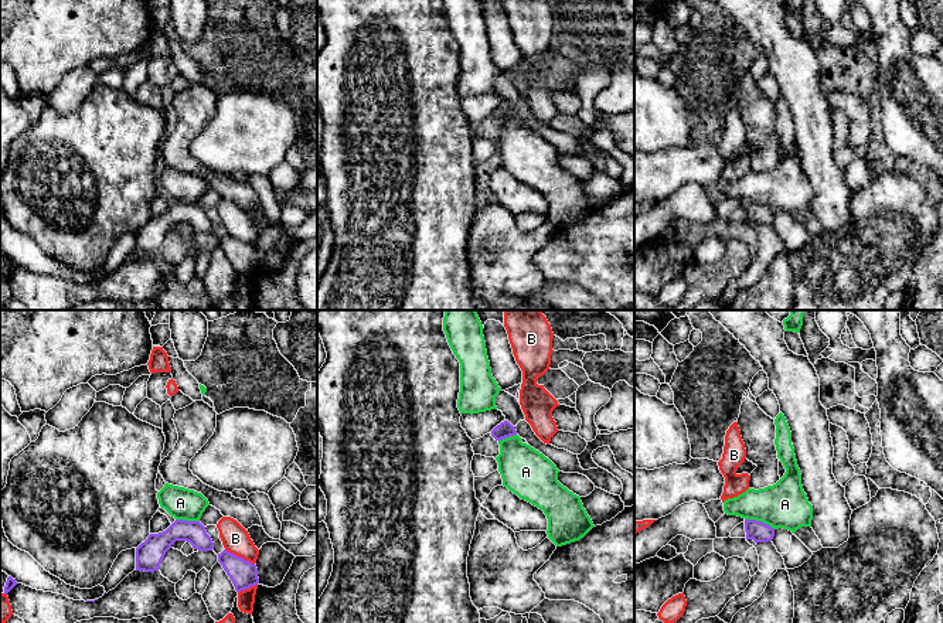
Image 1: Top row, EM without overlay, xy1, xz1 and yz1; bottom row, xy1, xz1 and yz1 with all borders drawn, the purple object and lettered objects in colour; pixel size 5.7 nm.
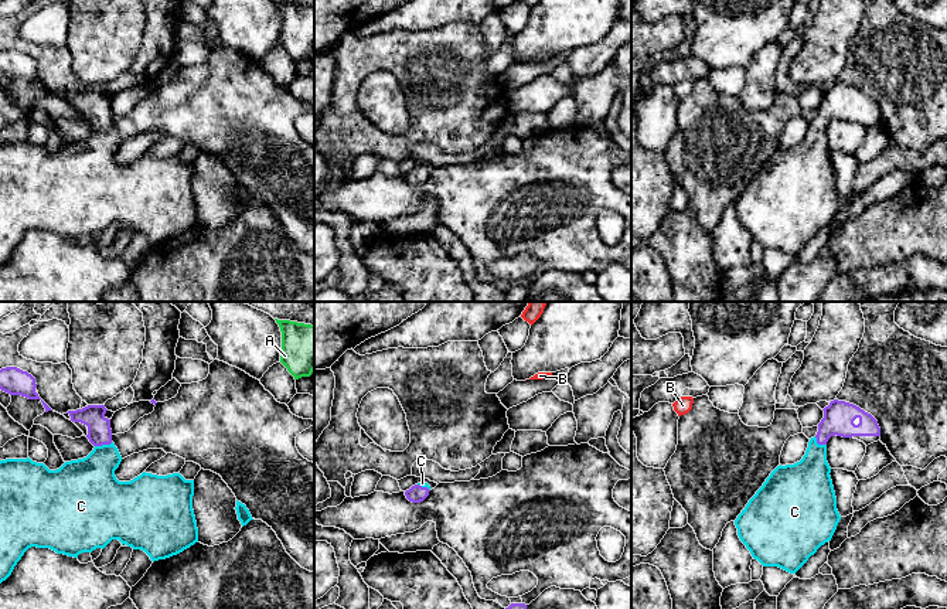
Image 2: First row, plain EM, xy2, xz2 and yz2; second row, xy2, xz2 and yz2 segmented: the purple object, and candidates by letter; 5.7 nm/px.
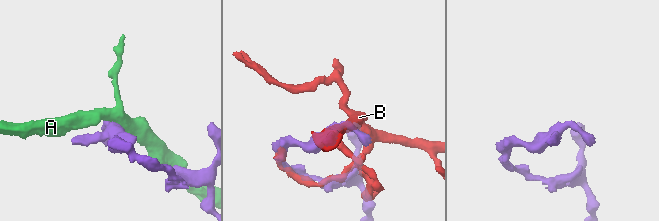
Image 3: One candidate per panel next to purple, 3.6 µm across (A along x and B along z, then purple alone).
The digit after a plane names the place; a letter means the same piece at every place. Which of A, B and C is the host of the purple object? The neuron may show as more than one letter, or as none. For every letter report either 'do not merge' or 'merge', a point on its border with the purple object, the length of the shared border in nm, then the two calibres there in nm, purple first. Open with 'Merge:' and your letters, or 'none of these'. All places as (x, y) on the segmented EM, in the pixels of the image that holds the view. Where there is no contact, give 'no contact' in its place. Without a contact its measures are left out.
Merge: C
A: do not merge | yz1 (761, 521) | 190 nm | 120/260 nm
B: do not merge | xy1 (239, 557) | 190 nm | 150/160 nm
C: merge | xy2 (104, 444) | 110 nm | 140/320 nm

